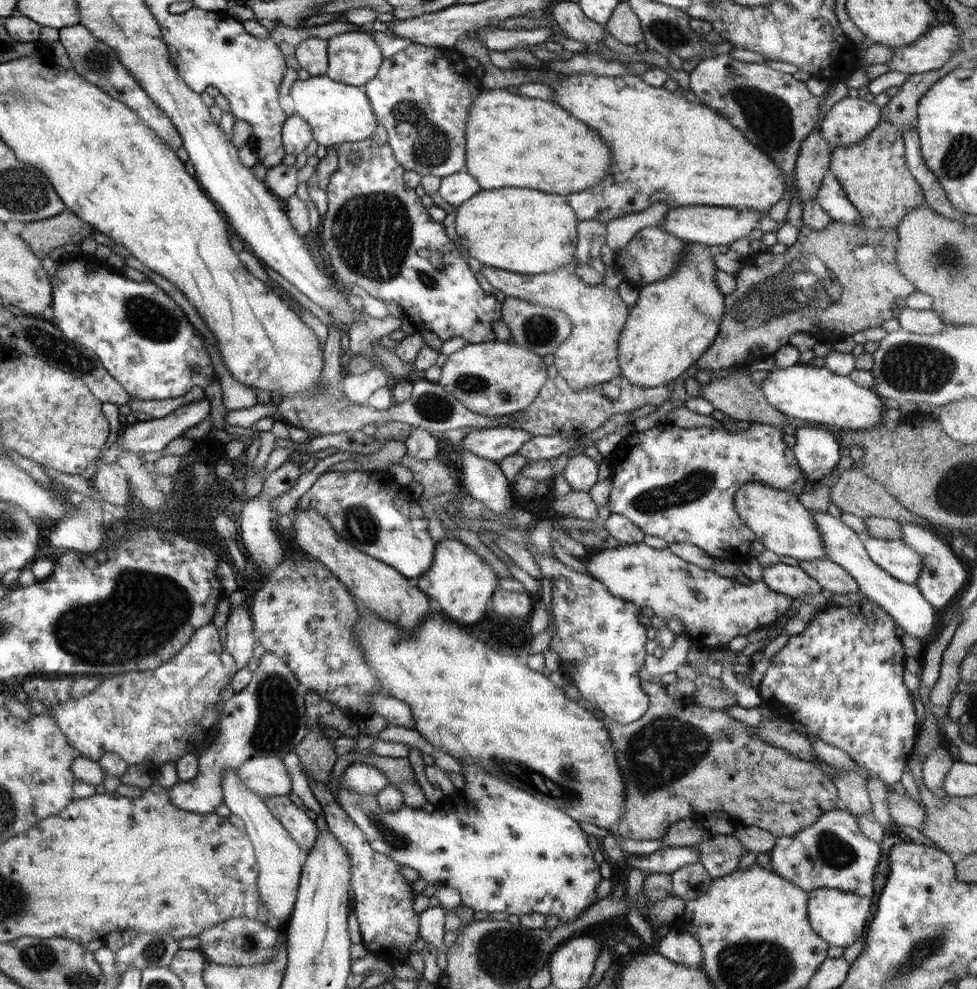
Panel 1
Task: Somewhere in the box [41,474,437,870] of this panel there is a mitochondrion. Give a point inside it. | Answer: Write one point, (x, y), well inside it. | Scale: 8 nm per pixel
(146, 612)

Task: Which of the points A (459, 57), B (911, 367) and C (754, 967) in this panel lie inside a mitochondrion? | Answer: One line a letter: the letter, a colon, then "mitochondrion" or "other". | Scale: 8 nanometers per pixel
A: other
B: mitochondrion
C: mitochondrion

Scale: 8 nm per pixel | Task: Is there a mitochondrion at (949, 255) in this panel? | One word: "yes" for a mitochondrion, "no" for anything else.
yes

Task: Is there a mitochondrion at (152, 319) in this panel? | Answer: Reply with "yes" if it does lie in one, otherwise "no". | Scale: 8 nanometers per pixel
yes

